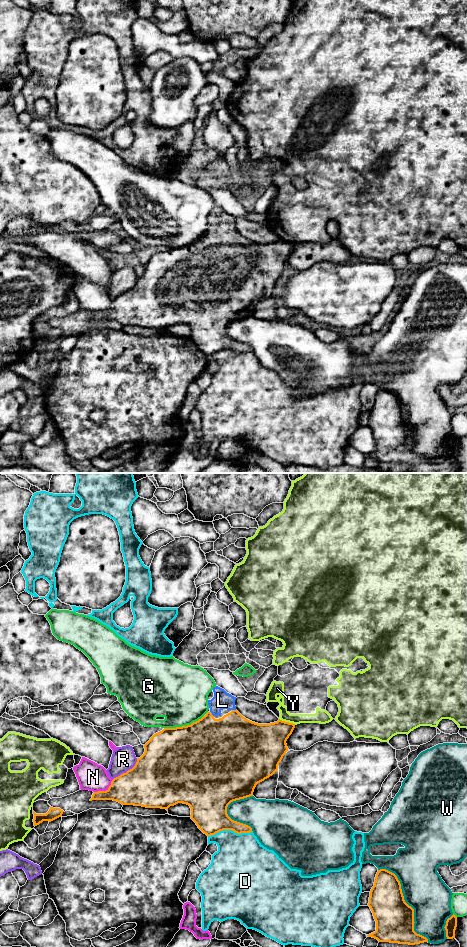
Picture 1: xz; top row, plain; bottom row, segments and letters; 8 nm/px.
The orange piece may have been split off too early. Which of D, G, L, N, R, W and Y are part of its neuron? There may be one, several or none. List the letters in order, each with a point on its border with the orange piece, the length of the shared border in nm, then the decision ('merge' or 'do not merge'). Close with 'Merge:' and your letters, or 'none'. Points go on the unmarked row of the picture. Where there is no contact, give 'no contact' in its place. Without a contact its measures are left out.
D: meets orange in xz at (230, 349); contact 360 nm long; do not merge
G: meets orange in xz at (183, 246); contact 340 nm long; do not merge
L: meets orange in xz at (211, 234); contact 50 nm long; merge
N: meets orange in xz at (106, 310); contact 190 nm long; do not merge
R: meets orange in xz at (128, 290); contact 260 nm long; do not merge
W: meets orange in xz at (405, 422); contact 700 nm long; do not merge
Y: meets orange in xz at (287, 242); contact 140 nm long; do not merge
Merge: L

